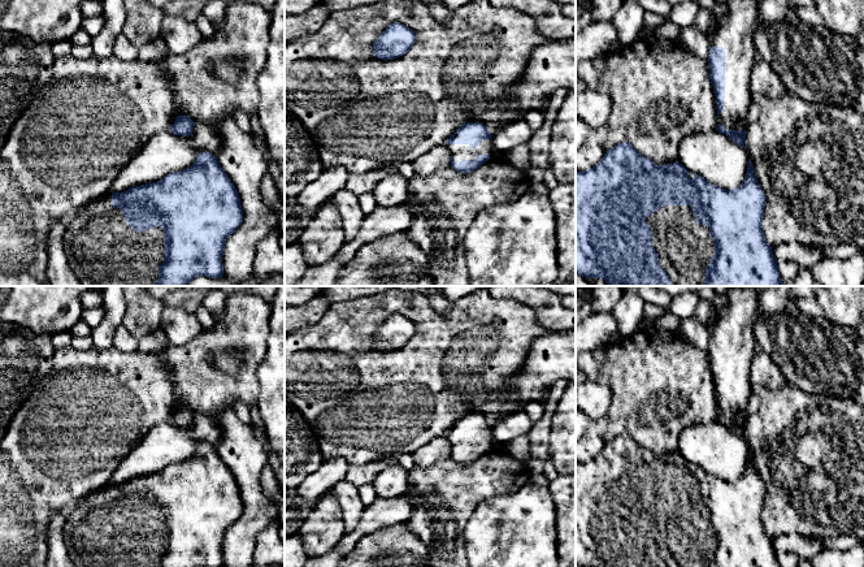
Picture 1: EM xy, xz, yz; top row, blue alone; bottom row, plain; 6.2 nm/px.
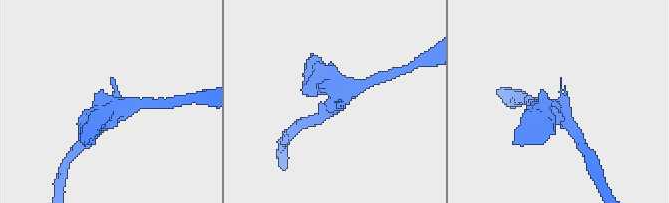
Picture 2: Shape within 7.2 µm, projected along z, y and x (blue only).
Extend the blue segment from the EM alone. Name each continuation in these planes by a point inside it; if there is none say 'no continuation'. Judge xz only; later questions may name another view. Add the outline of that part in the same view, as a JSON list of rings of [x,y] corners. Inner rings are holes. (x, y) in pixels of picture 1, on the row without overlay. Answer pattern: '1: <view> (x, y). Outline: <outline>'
1: xz (460, 444). Outline: [[[483,430],[474,441],[469,436],[446,436],[455,454],[461,451],[474,451],[477,446],[491,446],[495,443],[492,430]]]

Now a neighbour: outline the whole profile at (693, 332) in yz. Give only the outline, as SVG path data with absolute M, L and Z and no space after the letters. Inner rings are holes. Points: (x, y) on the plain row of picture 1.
M692 316L681 320L678 334L696 349L708 351L709 330Z

